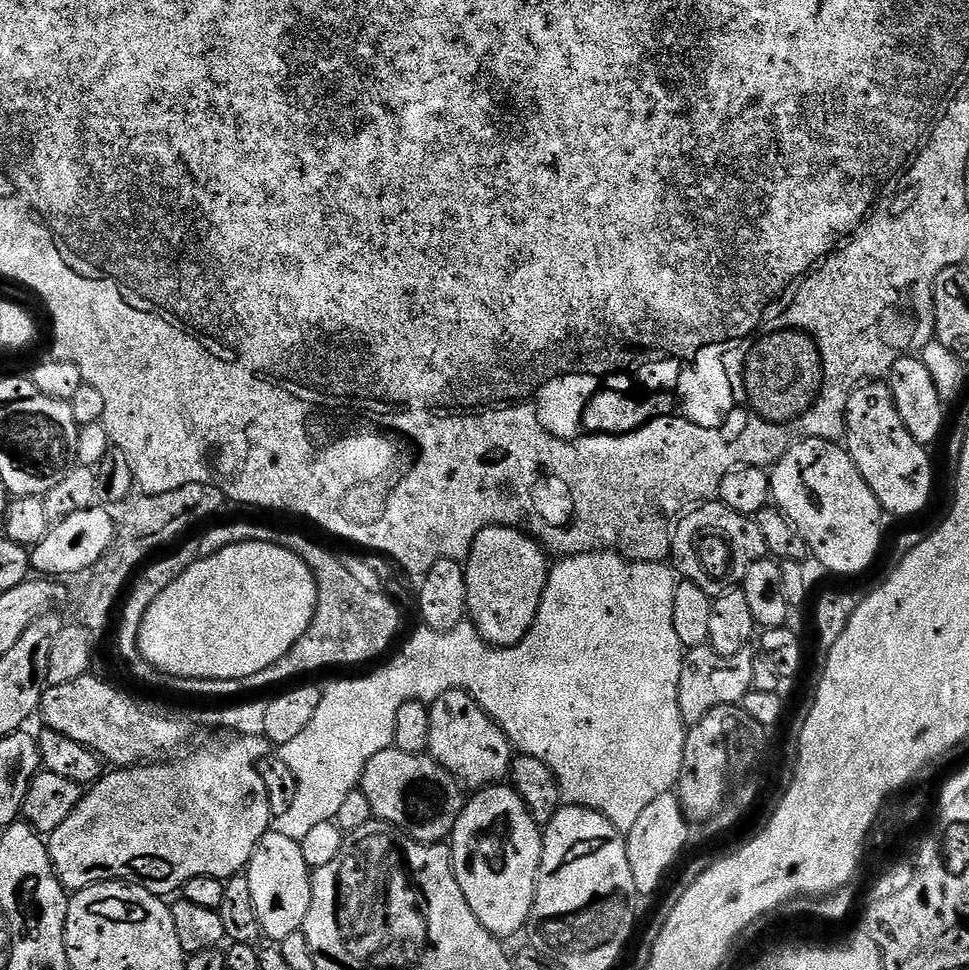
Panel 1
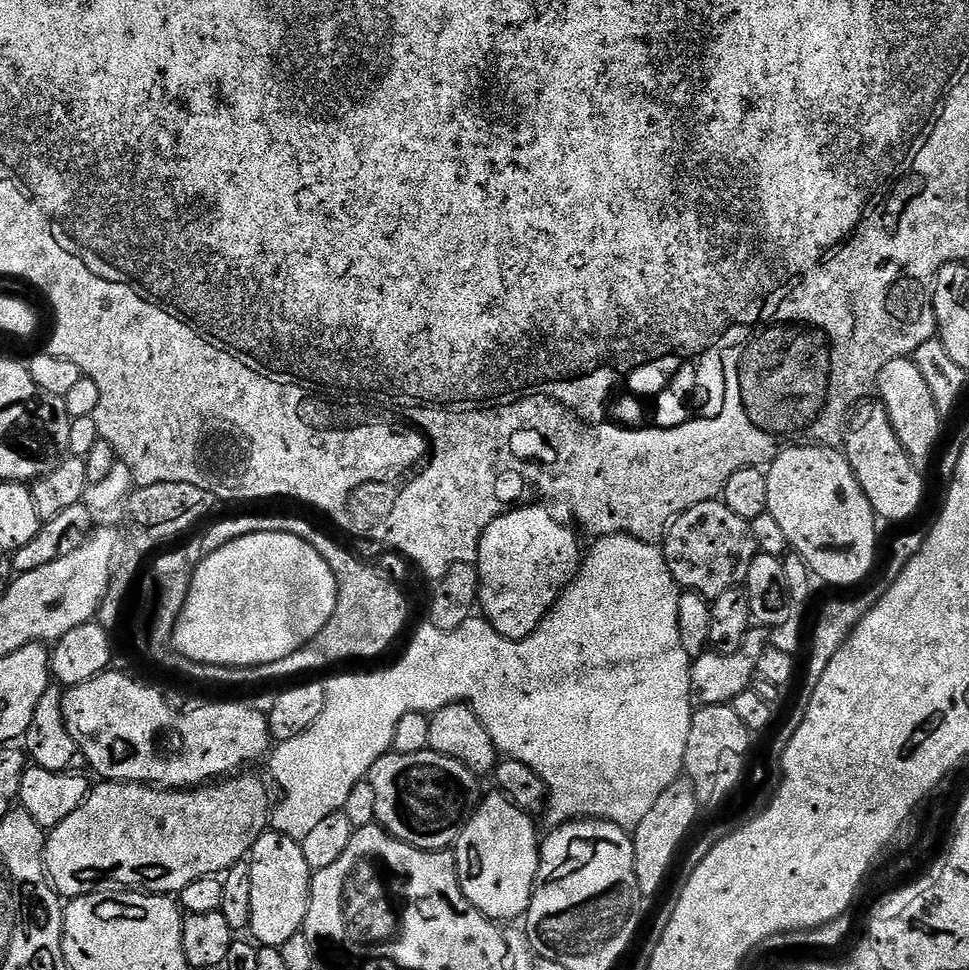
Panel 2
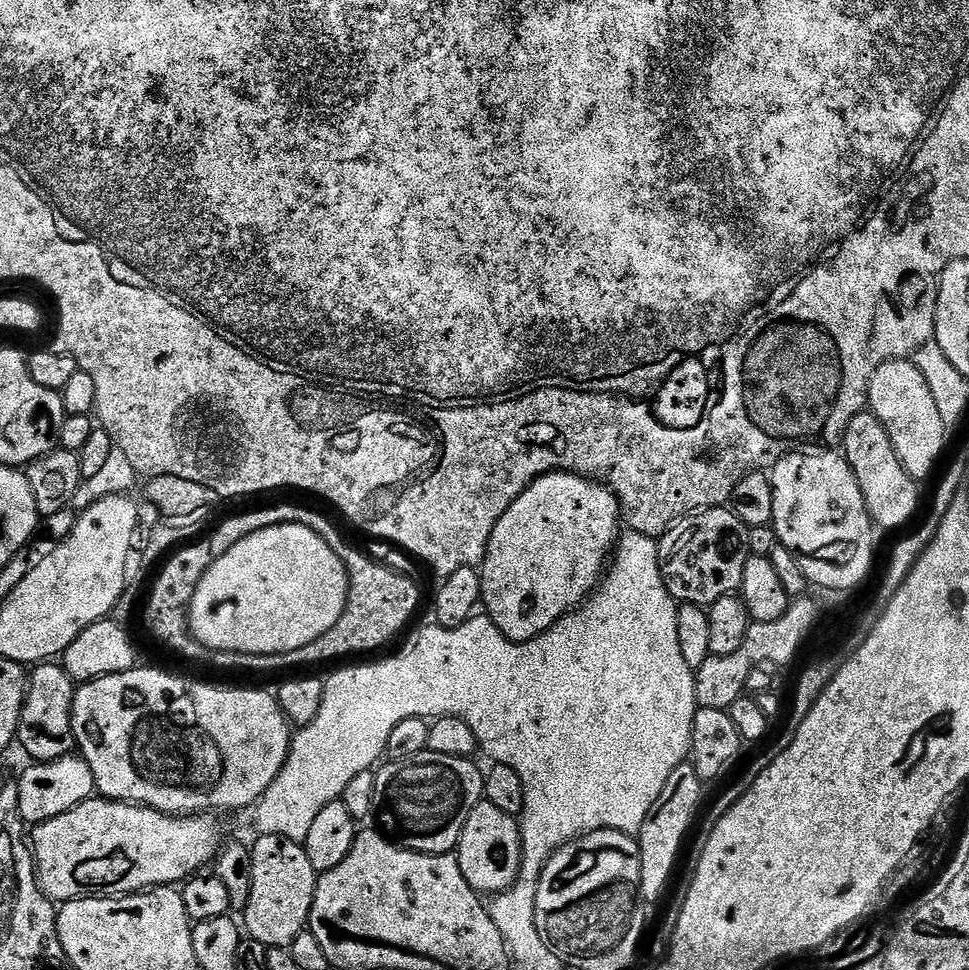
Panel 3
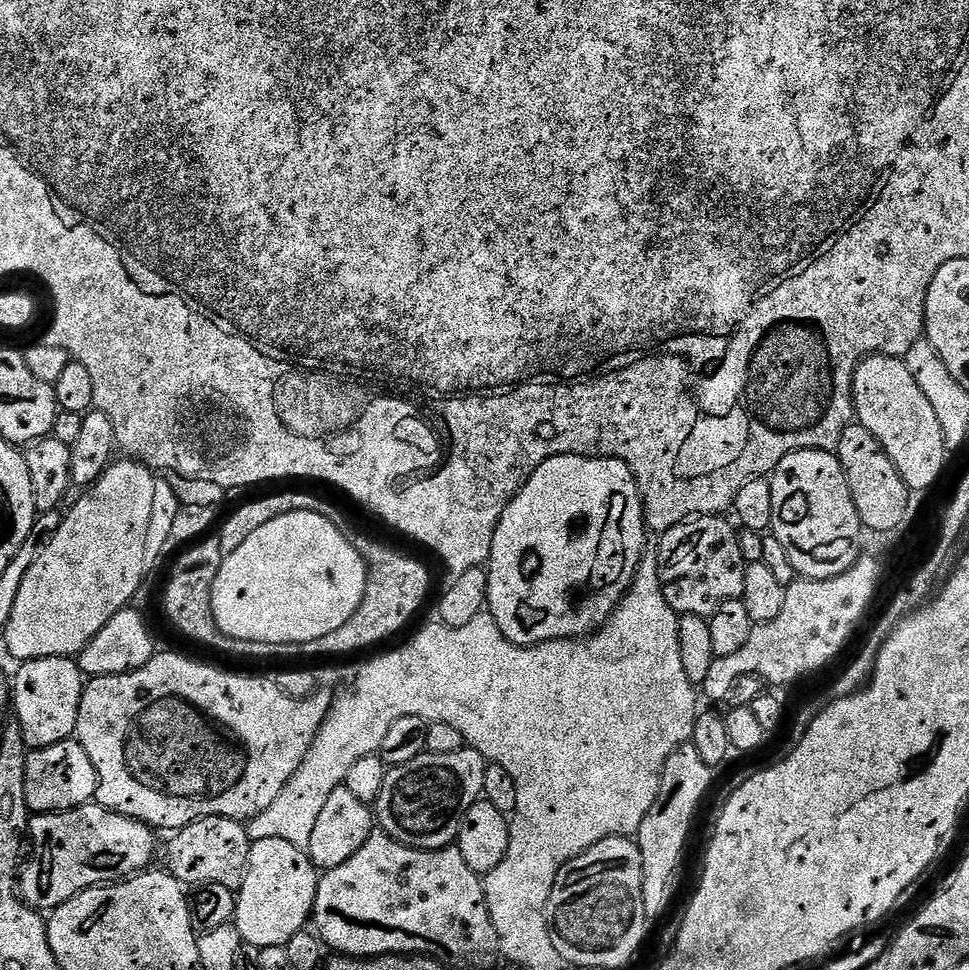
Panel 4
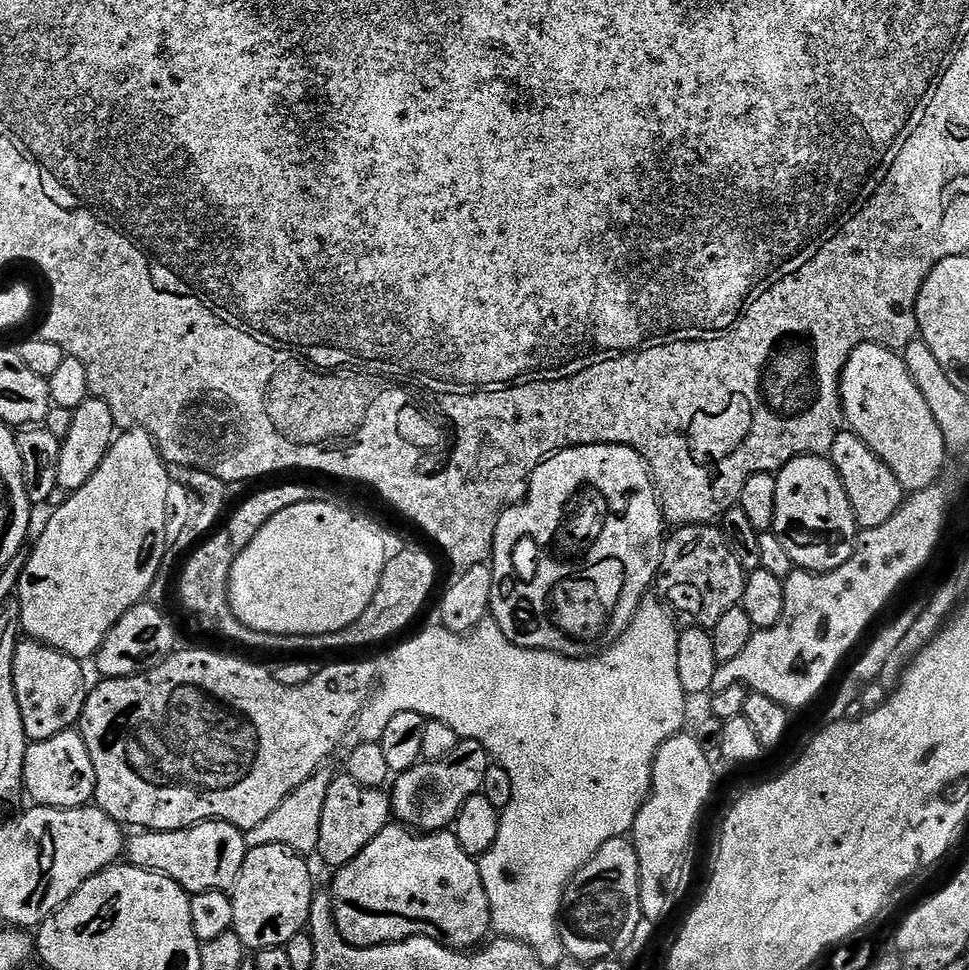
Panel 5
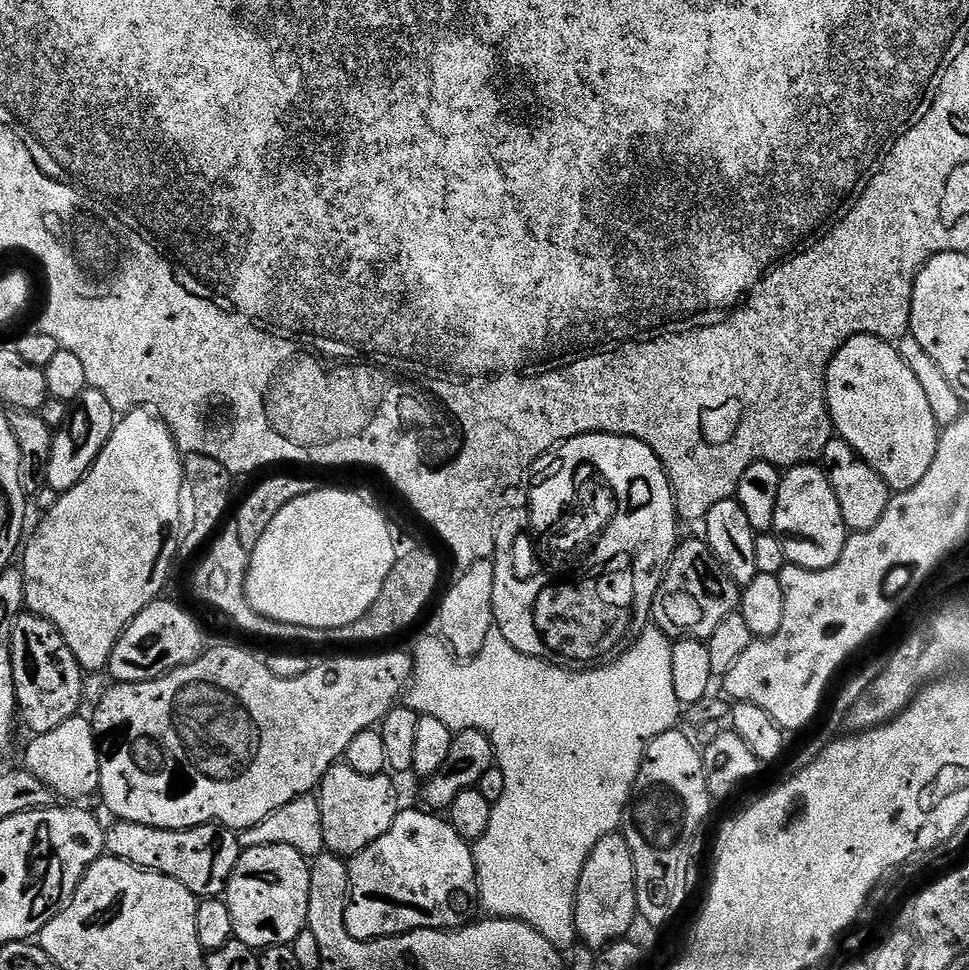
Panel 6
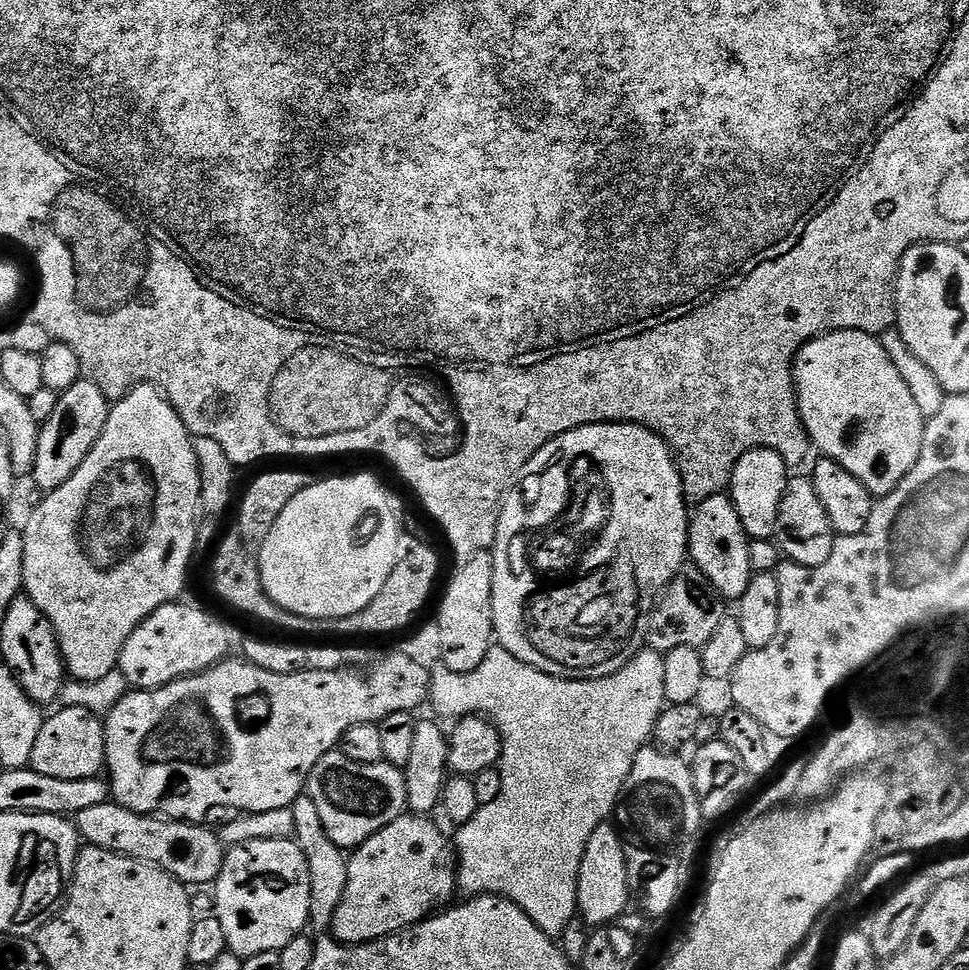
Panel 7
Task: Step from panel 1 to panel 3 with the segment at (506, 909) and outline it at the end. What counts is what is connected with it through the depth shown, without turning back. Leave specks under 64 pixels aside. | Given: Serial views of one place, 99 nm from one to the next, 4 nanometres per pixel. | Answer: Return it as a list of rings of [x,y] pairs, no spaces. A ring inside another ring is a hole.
[[[487,802],[474,806],[462,830],[458,855],[462,874],[466,874],[466,882],[470,882],[474,891],[481,894],[507,892],[512,883],[520,877],[522,838],[519,819]]]

